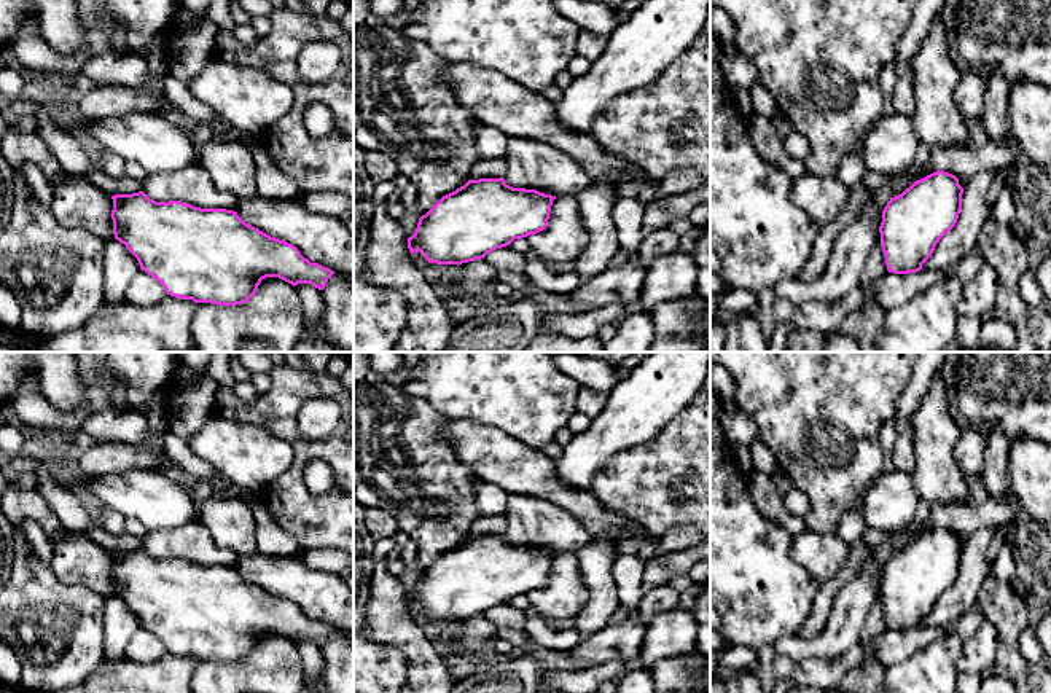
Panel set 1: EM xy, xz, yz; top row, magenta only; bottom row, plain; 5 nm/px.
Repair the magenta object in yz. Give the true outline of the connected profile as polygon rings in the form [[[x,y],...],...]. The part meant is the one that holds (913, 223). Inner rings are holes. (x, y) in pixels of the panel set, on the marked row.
[[[936,170],[890,198],[879,226],[885,266],[893,274],[922,269],[962,210],[963,188],[949,172]]]

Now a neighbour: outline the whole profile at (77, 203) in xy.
[[[64,174],[49,183],[53,202],[51,215],[62,228],[83,228],[108,242],[113,234],[113,199],[84,175]]]

